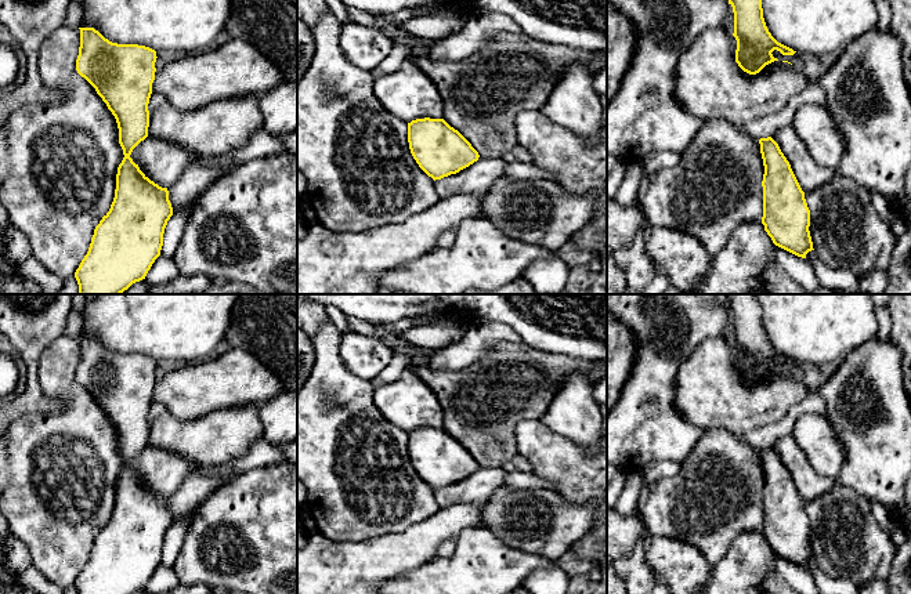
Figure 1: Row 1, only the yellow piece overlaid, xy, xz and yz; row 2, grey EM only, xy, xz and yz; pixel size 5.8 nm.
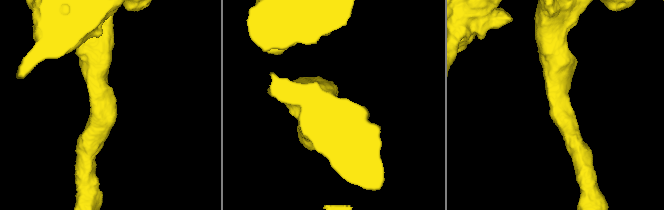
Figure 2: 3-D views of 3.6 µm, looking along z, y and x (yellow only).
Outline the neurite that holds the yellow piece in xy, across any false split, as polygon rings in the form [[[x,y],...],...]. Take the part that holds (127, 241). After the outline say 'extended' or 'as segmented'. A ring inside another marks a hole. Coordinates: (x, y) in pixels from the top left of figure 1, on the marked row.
[[[94,28],[80,29],[76,70],[106,104],[116,119],[123,160],[118,167],[115,198],[109,211],[94,229],[87,254],[75,272],[77,294],[122,294],[133,283],[145,279],[160,256],[163,233],[173,215],[167,188],[151,181],[130,157],[133,149],[148,137],[148,104],[155,80],[156,51],[138,44],[118,44]]] | as segmented

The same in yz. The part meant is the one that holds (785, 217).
[[[771,137],[760,138],[759,144],[764,166],[762,181],[764,231],[776,246],[806,258],[814,249],[805,192],[778,144]]] | as segmented

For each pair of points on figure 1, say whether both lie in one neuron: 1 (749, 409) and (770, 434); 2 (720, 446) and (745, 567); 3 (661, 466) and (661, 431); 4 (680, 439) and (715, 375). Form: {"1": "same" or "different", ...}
{"1": "different", "2": "different", "3": "different", "4": "different"}

